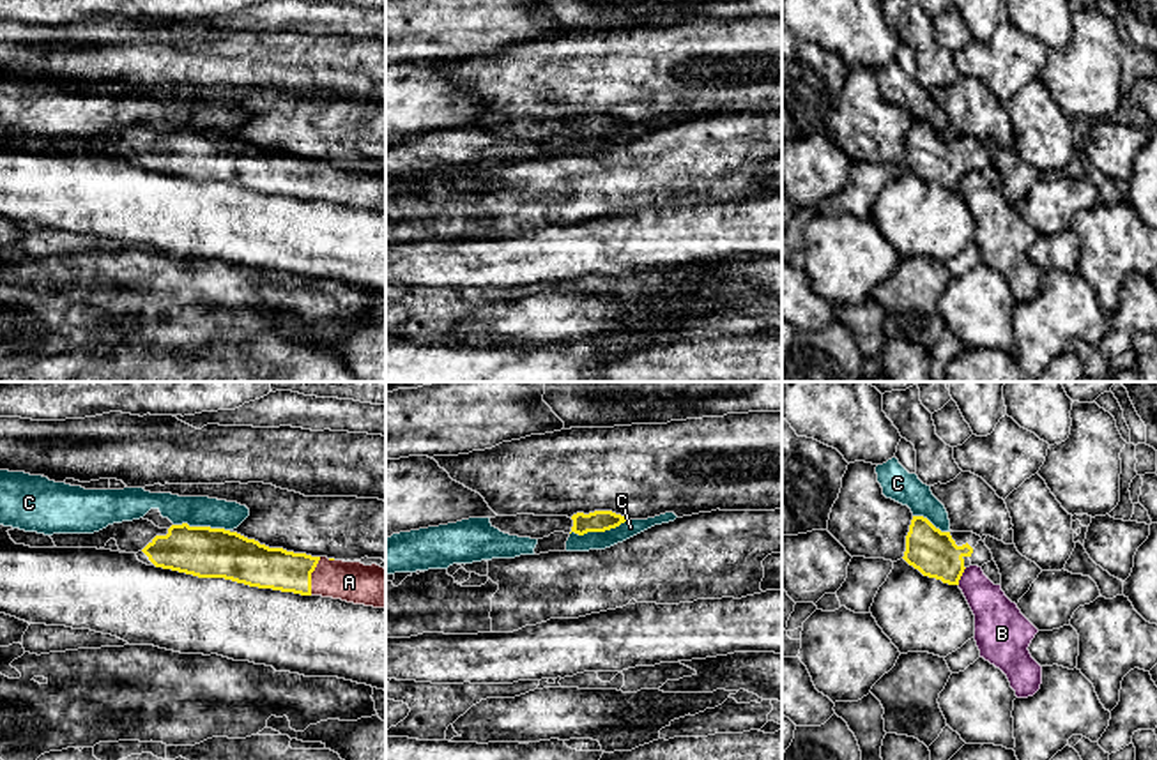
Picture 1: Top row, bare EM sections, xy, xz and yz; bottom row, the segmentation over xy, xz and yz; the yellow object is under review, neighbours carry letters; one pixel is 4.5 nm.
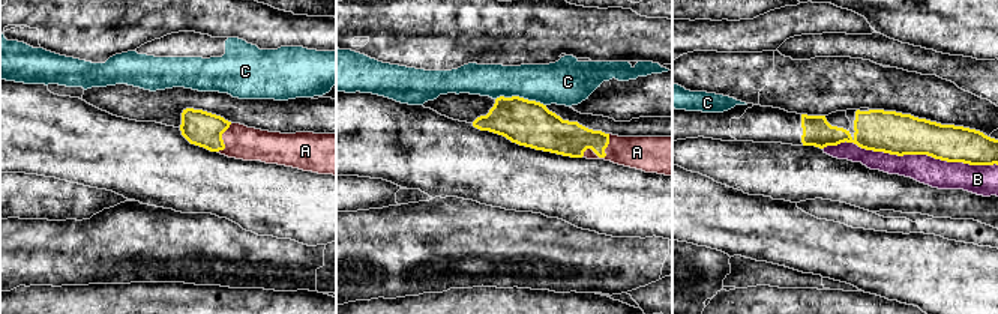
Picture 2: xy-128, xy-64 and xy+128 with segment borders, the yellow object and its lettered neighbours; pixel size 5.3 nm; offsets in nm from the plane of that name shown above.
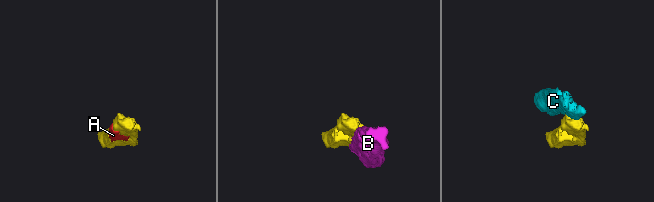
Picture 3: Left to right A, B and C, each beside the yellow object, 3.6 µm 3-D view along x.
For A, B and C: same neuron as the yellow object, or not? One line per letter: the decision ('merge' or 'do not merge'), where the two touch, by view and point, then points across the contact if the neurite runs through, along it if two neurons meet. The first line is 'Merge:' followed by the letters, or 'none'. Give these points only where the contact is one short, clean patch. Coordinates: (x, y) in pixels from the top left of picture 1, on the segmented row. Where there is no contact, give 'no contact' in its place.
Merge: A
A: merge; meets yellow in xy at (310, 577)
B: do not merge; meets yellow in yz at (961, 575)
C: do not merge; meets yellow in xz at (598, 531); border along xz (628, 518), (604, 531), (570, 534)

